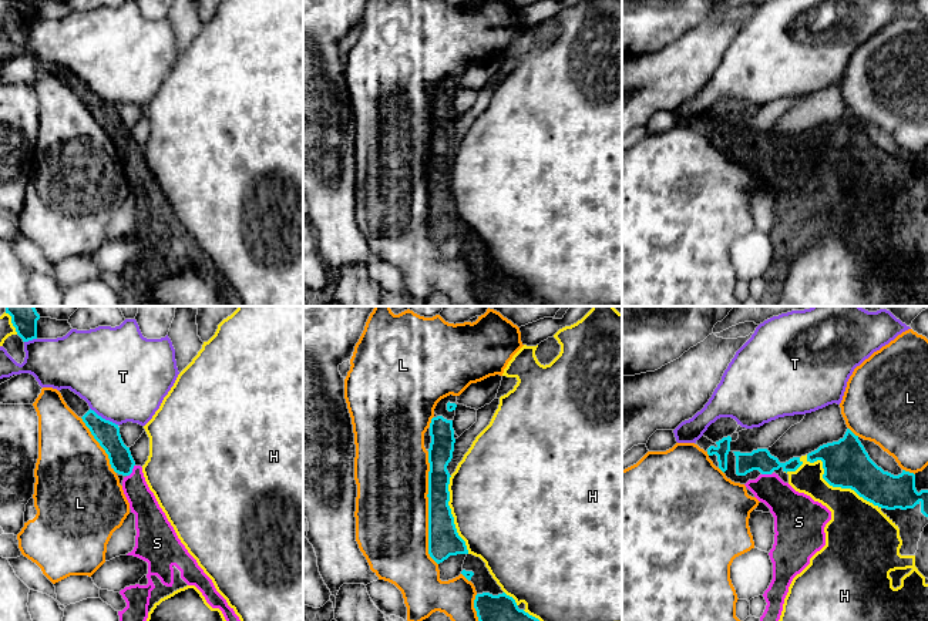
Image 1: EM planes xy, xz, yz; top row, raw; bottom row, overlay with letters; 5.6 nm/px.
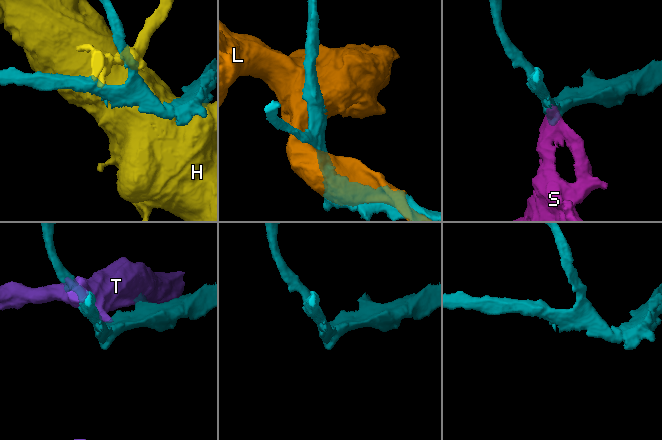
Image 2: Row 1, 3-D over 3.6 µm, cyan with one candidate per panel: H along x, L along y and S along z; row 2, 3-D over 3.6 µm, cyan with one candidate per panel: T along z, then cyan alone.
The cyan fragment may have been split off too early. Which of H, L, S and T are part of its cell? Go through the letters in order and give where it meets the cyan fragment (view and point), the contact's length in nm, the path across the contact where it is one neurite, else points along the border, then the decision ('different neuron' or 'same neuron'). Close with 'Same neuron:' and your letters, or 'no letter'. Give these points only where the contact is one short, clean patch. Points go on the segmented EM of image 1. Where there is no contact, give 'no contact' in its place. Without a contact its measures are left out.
H: contact yz (836, 486); length 550 nm; different neuron
L: contact xz (429, 509); length 650 nm; different neuron
S: contact xy (131, 470); length 80 nm; way xy (107, 433), (120, 459), (131, 470), (143, 503); same neuron
T: contact xy (104, 419); length 190 nm; different neuron
Same neuron: S

